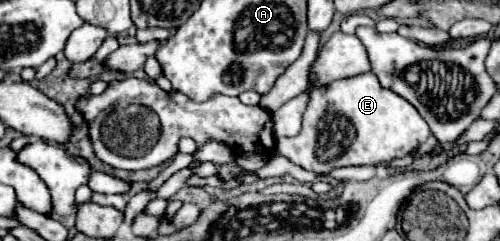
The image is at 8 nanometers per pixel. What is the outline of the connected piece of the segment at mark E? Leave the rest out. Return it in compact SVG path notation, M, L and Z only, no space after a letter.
M363 73L363 75L351 77L351 79L333 81L321 89L315 89L311 93L307 111L303 115L301 133L297 137L277 139L277 151L307 171L327 173L337 167L377 165L383 161L391 161L395 157L403 157L417 145L425 143L429 135L431 135L429 125L407 99L393 93L391 89L381 87L373 73Z

